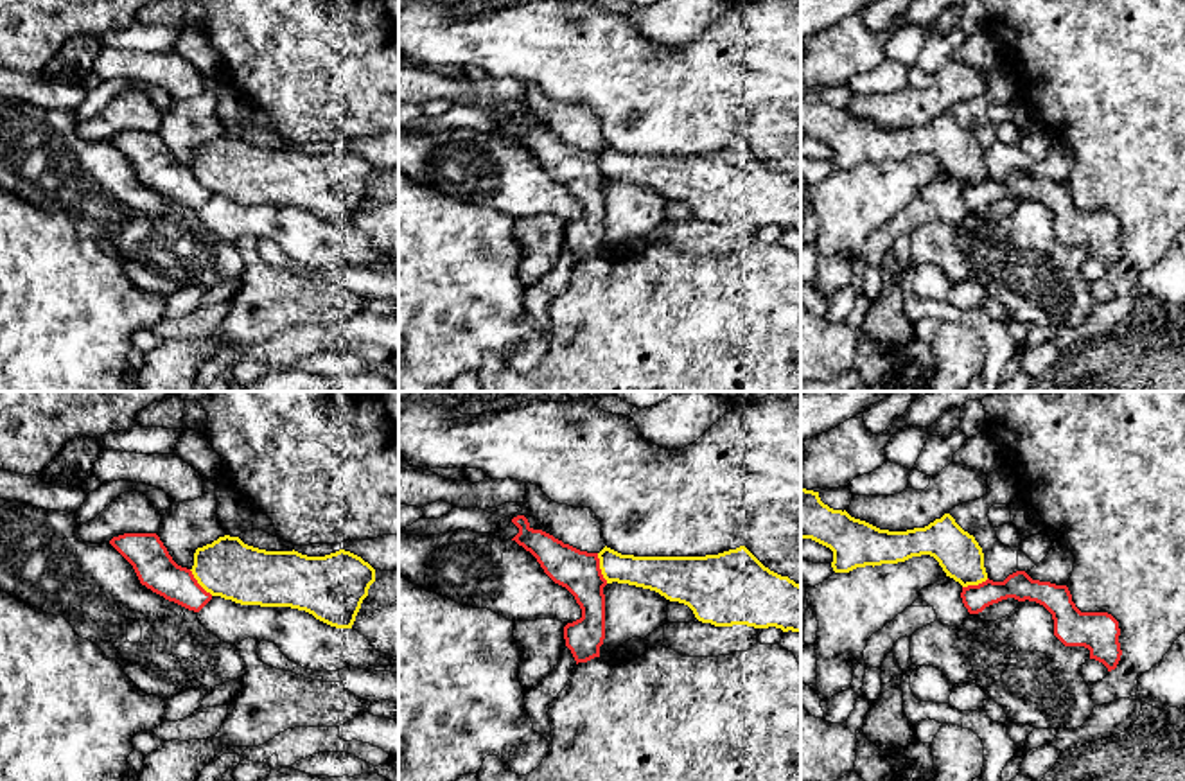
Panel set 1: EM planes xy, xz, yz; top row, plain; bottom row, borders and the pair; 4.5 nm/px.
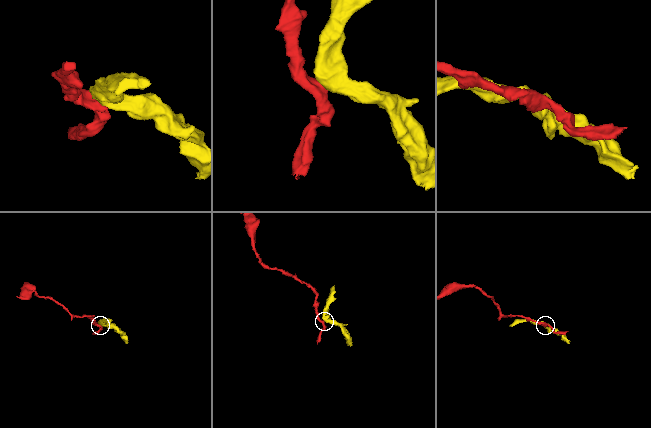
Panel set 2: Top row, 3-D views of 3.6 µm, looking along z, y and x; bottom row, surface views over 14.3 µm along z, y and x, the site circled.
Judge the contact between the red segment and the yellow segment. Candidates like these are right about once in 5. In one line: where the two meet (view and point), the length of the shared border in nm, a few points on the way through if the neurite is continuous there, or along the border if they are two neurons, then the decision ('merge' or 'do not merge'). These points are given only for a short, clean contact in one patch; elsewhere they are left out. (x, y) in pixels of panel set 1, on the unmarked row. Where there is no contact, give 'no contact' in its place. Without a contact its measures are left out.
contact xz (598, 166); length 140 nm; border xz (596, 151), (600, 171), (607, 180); do not merge

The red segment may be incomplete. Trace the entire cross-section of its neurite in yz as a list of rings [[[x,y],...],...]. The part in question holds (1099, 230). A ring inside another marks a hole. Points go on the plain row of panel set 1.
[[[1016,169],[1004,180],[988,176],[979,183],[962,185],[961,196],[970,212],[1007,196],[1036,199],[1052,212],[1054,233],[1065,244],[1088,246],[1090,257],[1102,260],[1108,269],[1120,259],[1119,219],[1108,210],[1081,210],[1066,183],[1032,178],[1025,169]]]

